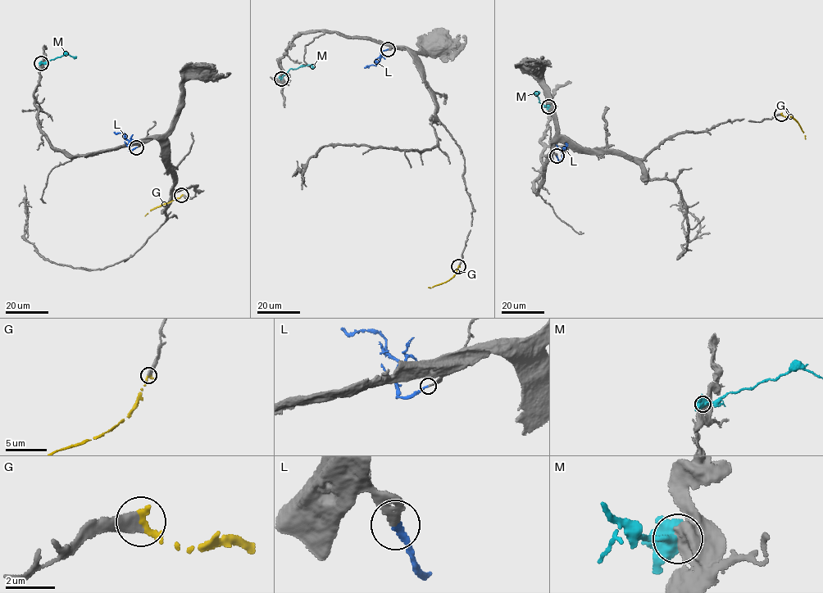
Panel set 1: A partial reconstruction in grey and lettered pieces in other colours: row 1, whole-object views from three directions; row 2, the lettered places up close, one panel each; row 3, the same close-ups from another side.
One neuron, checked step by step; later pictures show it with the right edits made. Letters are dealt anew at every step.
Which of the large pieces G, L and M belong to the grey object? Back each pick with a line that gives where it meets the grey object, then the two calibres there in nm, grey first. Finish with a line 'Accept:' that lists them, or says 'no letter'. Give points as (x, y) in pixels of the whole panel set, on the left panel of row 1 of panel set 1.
G: (181, 195) | 400/280 nm
L: (136, 147) | 220/200 nm
Accept: G, L

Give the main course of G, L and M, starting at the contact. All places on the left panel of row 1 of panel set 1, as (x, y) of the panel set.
G: (181, 195), (151, 209), (145, 216)
L: (136, 147), (129, 150), (129, 141), (125, 135), (114, 132)
M: (41, 63), (65, 54), (76, 57)

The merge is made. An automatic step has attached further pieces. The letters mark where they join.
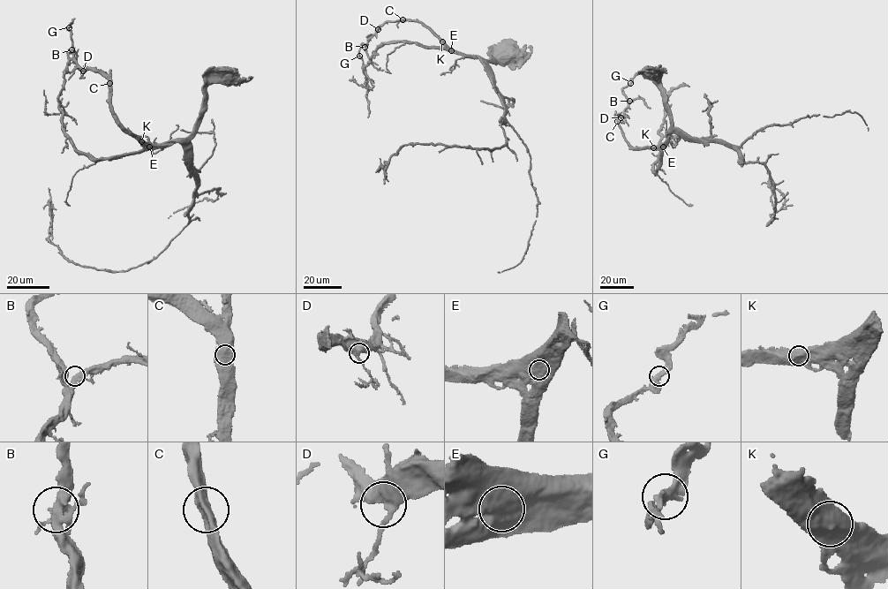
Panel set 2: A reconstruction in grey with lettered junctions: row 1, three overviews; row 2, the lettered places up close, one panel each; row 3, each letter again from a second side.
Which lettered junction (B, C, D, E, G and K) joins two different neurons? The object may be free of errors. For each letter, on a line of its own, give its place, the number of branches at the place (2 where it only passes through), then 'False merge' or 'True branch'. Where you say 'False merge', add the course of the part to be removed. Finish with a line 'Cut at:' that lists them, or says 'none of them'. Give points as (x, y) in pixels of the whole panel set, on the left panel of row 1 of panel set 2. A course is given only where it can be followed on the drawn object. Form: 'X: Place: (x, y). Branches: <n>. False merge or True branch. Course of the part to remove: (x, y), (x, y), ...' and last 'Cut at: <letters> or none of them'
B: Place: (71, 49). Branches: 2. True branch
C: Place: (109, 83). Branches: 2. True branch
D: Place: (83, 71). Branches: 2. True branch
E: Place: (149, 147). Branches: 1. True branch
G: Place: (69, 27). Branches: 2. True branch
K: Place: (141, 141). Branches: 2. True branch
Cut at: none of them

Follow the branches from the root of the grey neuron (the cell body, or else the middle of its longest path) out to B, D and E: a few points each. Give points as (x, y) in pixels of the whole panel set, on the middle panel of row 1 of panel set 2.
B: (499, 54), (488, 60), (467, 56), (450, 49), (425, 25), (410, 19), (386, 21), (371, 35), (365, 47)
D: (499, 54), (488, 60), (467, 56), (450, 49), (425, 25), (410, 19), (386, 21), (378, 29)
E: (499, 54), (488, 60), (451, 50)

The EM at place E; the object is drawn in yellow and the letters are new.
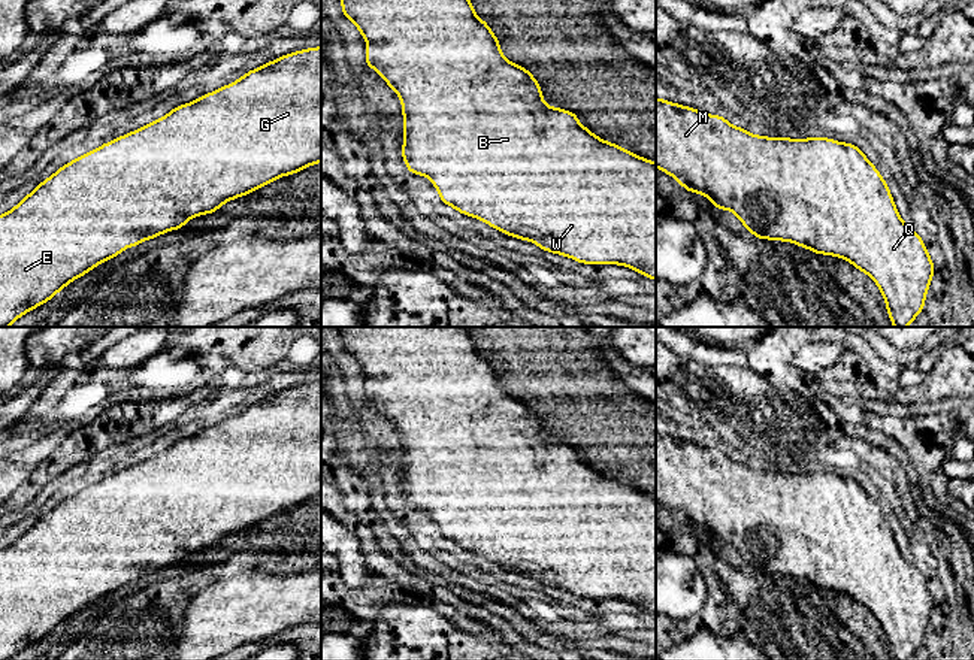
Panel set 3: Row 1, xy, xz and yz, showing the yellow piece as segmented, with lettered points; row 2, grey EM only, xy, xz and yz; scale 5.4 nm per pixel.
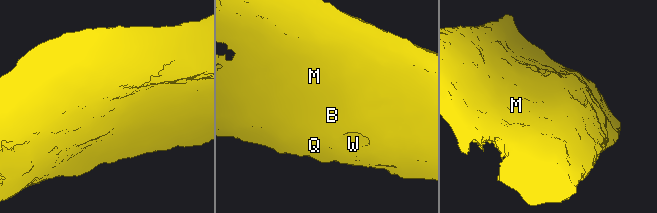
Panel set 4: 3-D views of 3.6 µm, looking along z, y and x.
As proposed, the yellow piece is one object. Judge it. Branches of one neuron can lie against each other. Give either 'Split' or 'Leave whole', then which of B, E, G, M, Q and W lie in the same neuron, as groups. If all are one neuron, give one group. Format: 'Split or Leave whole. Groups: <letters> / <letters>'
Leave whole. Groups: B E G M Q W

